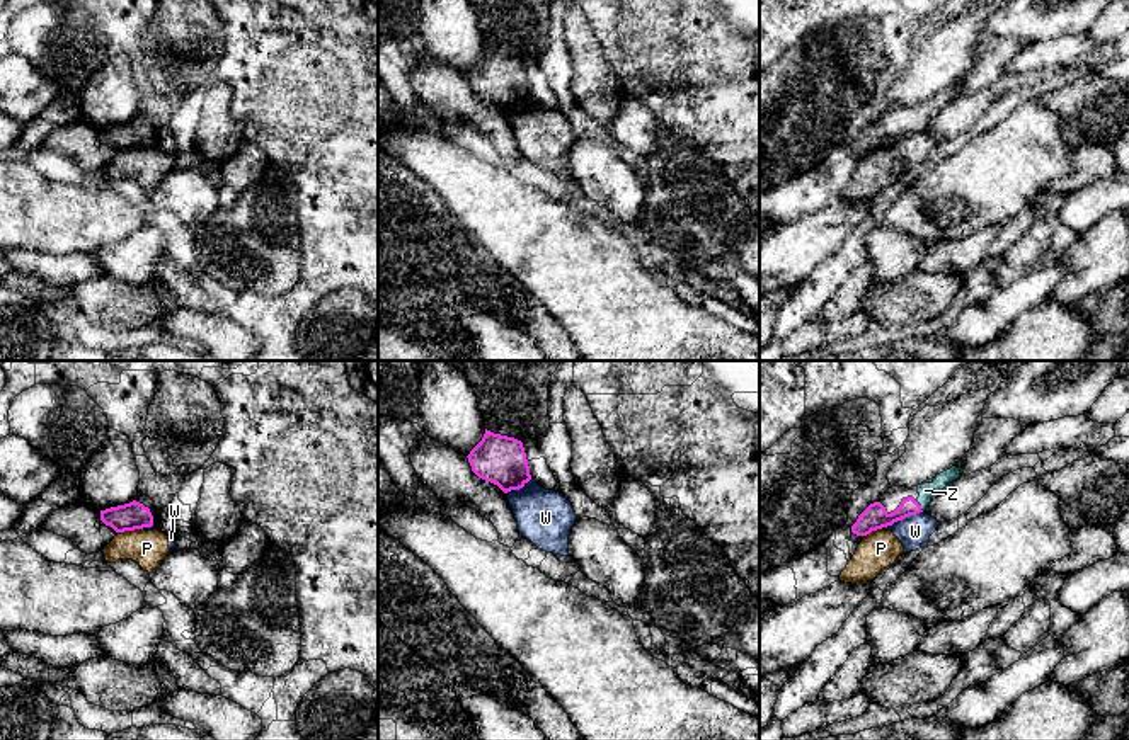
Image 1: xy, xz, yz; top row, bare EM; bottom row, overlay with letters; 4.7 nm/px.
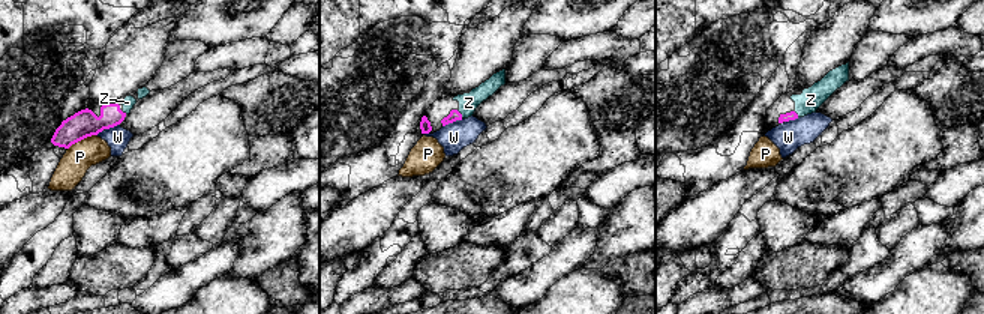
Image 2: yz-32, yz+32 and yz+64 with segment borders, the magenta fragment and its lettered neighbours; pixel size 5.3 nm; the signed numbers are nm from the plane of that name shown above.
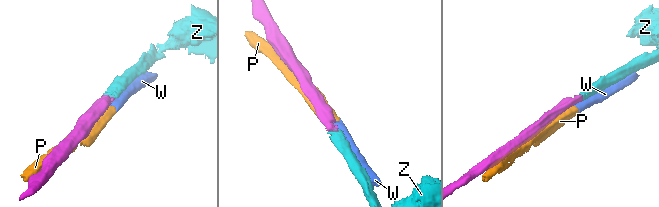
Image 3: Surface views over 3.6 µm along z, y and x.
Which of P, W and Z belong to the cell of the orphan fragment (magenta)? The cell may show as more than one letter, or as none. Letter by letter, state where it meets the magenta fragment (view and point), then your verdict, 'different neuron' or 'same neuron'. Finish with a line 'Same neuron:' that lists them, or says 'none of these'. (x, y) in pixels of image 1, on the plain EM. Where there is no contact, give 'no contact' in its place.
P: contact xy (130, 148); different neuron
W: contact xz (518, 108); different neuron
Z: contact yz (920, 125); same neuron
Same neuron: Z

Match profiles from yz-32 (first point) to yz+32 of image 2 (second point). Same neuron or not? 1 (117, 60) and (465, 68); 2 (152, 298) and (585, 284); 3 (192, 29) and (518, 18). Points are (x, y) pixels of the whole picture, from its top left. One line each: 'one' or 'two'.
1: one
2: two
3: two

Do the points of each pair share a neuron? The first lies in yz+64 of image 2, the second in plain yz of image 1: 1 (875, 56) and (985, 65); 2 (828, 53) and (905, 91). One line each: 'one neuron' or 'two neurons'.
1: one neuron
2: one neuron

